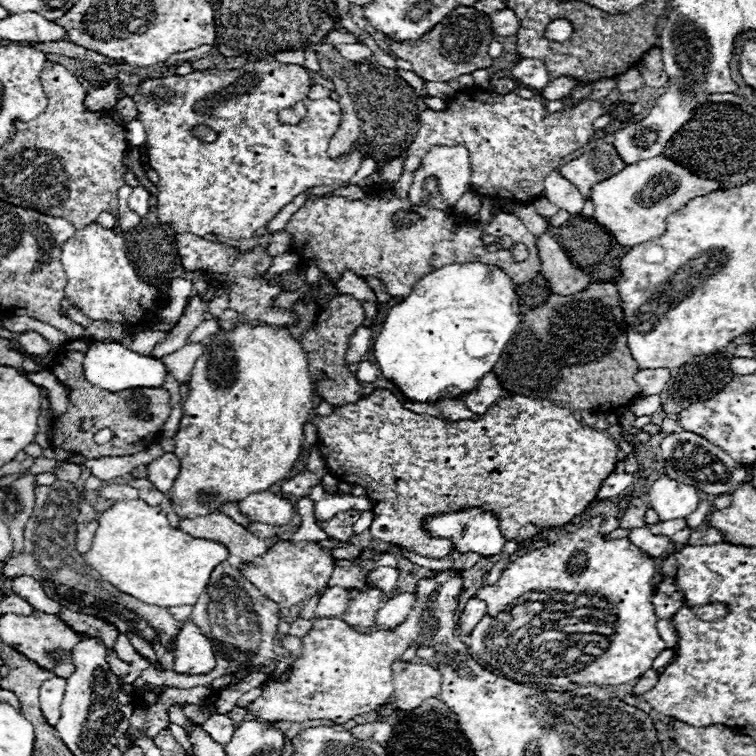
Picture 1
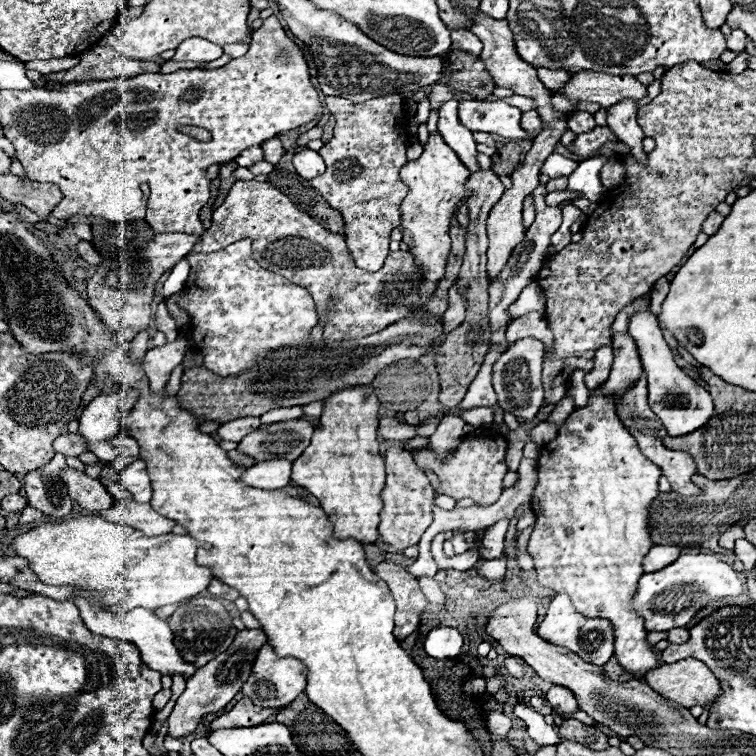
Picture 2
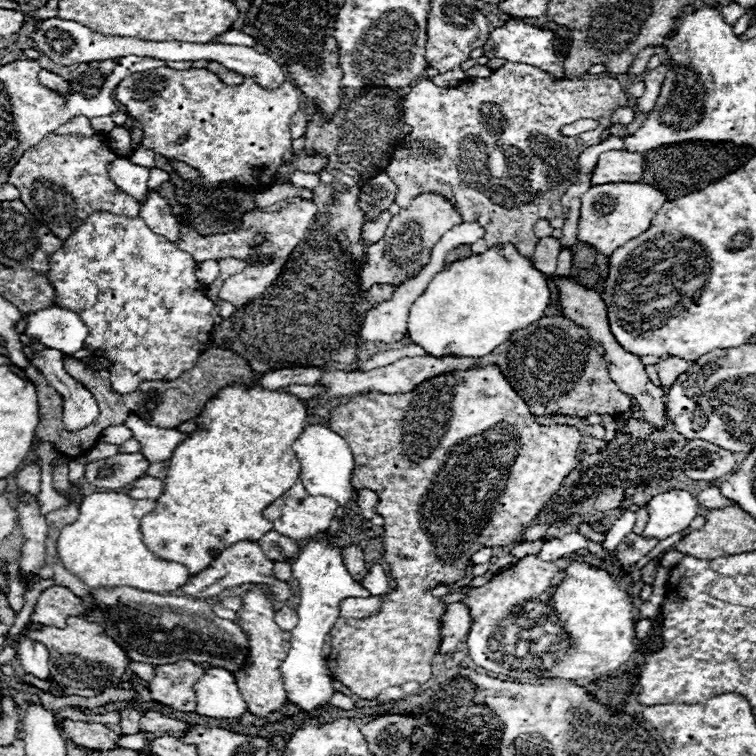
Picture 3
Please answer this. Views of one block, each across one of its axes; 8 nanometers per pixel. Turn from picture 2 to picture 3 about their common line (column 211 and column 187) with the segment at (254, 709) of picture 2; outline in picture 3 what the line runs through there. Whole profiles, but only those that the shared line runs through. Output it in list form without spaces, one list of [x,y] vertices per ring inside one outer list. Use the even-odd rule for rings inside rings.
[[[146,712],[140,720],[140,730],[142,732],[150,732],[150,734],[172,734],[172,732],[178,732],[178,730],[186,730],[188,724],[186,722],[180,722],[180,720],[174,720],[174,718],[168,718],[160,712]]]

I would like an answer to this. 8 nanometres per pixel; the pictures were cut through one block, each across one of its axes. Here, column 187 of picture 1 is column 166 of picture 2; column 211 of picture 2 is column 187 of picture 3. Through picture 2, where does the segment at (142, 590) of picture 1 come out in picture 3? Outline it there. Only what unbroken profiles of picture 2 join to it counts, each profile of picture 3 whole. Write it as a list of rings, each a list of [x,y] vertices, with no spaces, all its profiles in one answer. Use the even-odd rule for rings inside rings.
[[[94,492],[90,496],[84,496],[82,504],[80,504],[78,520],[72,526],[66,526],[58,538],[58,556],[60,556],[62,564],[68,570],[72,570],[72,574],[76,574],[90,588],[130,586],[130,588],[138,588],[138,590],[154,592],[154,594],[174,592],[174,590],[182,588],[190,580],[188,568],[154,556],[148,550],[148,546],[142,542],[138,514],[146,514],[152,510],[154,510],[154,500],[134,500],[134,498],[126,496],[124,492]]]

